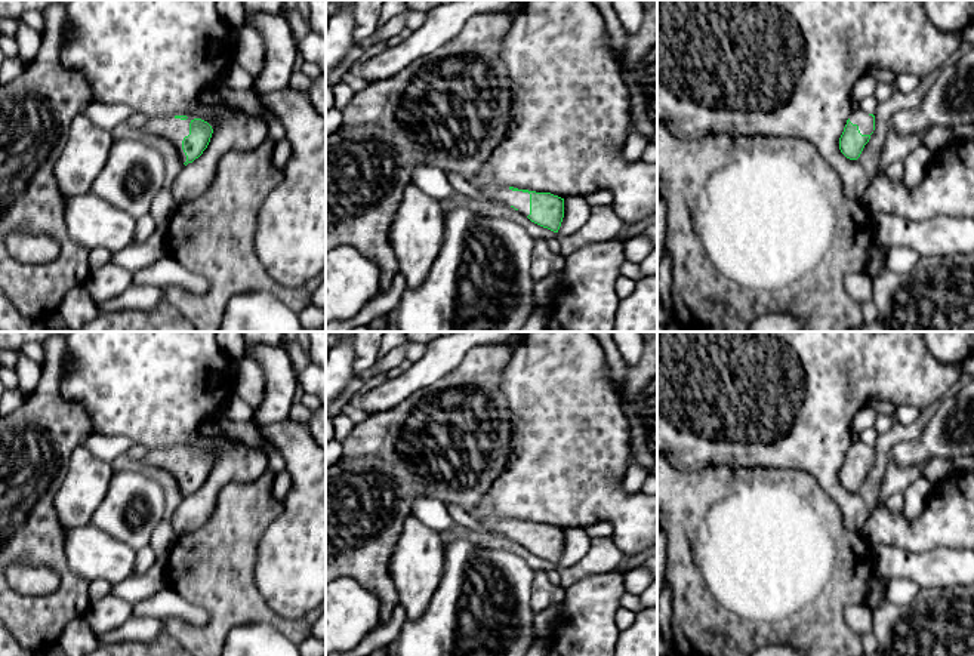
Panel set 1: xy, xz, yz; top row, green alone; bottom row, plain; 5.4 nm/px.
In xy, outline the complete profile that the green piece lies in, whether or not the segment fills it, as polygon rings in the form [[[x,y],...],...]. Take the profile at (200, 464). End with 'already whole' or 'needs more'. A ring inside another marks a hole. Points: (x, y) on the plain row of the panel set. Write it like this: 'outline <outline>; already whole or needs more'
outline [[[187,447],[169,450],[151,450],[142,461],[141,466],[158,466],[169,471],[187,498],[198,490],[207,480],[213,461],[201,452]]]; needs more

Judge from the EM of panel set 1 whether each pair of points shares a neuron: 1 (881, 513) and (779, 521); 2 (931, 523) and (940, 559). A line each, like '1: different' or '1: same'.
1: different
2: different

